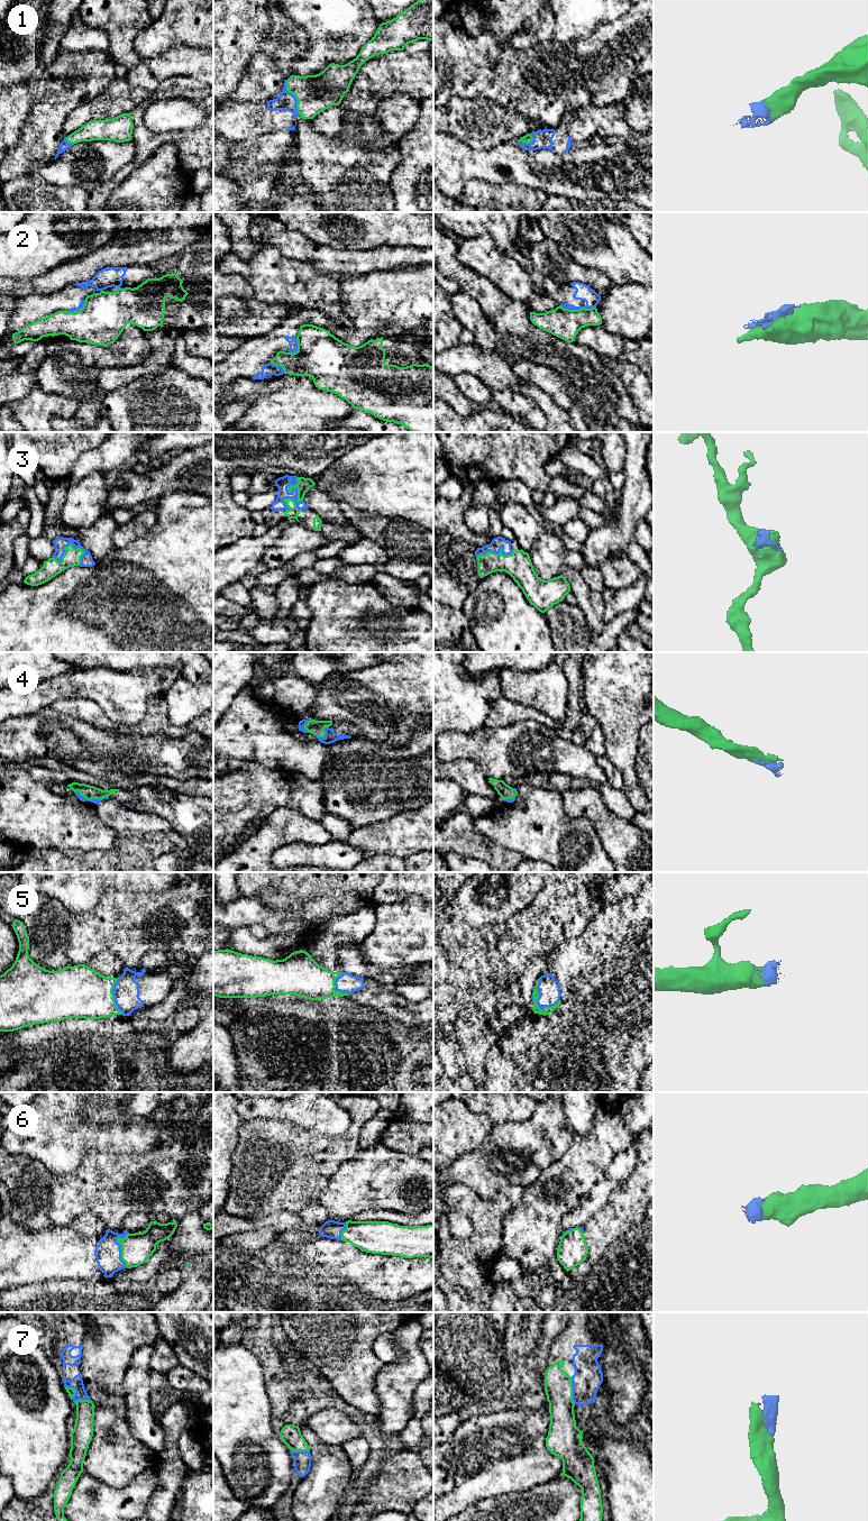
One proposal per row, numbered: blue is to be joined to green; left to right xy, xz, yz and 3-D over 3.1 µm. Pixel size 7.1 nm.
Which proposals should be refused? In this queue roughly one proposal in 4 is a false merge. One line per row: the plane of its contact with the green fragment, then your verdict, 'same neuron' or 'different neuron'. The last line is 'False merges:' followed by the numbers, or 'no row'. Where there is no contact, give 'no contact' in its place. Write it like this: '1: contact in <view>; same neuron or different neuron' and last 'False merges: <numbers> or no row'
1: contact in xz; same neuron
2: contact in yz; different neuron
3: contact in xz; same neuron
4: contact in xy; same neuron
5: contact in yz; same neuron
6: contact in xy; same neuron
7: contact in yz; same neuron
False merges: 2

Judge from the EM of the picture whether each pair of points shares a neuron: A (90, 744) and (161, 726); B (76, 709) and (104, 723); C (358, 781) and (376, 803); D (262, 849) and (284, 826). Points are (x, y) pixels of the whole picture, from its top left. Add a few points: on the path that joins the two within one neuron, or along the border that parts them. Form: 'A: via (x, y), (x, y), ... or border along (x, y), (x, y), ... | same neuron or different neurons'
A: border along (135, 733), (163, 733) | different neurons
B: via (83, 709), (89, 711), (98, 718) | same neuron
C: via (364, 787), (374, 797) | same neuron
D: via (267, 843), (279, 832) | same neuron

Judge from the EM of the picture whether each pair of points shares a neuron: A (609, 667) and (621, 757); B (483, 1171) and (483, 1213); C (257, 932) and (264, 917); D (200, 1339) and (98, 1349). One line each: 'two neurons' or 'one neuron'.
A: one neuron
B: two neurons
C: two neurons
D: two neurons

